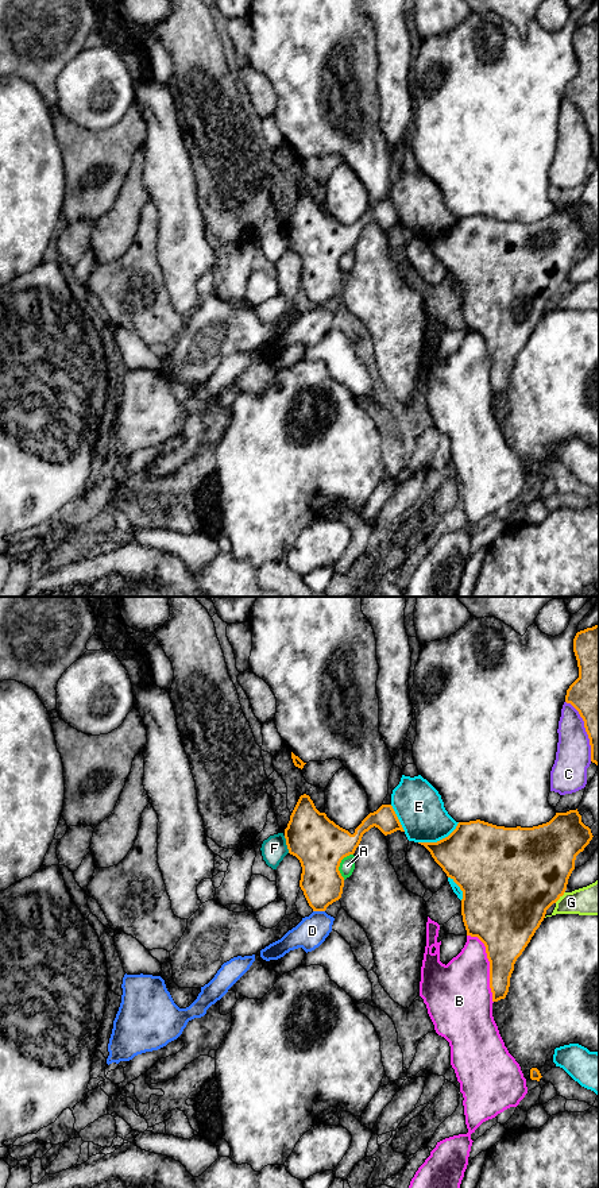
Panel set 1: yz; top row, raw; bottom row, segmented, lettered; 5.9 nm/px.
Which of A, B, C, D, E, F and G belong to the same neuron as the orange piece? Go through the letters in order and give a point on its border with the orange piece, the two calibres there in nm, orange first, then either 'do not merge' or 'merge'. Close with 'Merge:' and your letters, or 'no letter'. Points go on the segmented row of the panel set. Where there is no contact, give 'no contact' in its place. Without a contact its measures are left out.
A: yz (339, 864) | 320/90 nm | do not merge
B: yz (490, 965) | 320/380 nm | do not merge
C: yz (586, 731) | 320/200 nm | do not merge
D: yz (319, 910) | 260/180 nm | do not merge
E: yz (440, 840) | 400/280 nm | do not merge
F: yz (286, 844) | 320/150 nm | do not merge
G: yz (560, 895) | 500/190 nm | do not merge
Merge: no letter

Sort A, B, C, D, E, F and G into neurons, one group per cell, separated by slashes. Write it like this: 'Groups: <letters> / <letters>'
Groups: A B / C / D / E / F / G

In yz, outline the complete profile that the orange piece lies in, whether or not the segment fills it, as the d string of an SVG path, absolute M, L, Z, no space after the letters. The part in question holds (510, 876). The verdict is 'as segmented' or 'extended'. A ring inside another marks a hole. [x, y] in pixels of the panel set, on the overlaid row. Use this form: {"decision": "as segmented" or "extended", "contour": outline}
{"decision": "as segmented", "contour": "M576 809L556 813L549 822L533 828L505 828L480 819L459 822L445 838L418 842L463 891L463 922L467 936L478 937L486 946L492 1002L506 998L517 958L546 910L564 895L576 856L592 837Z"}

